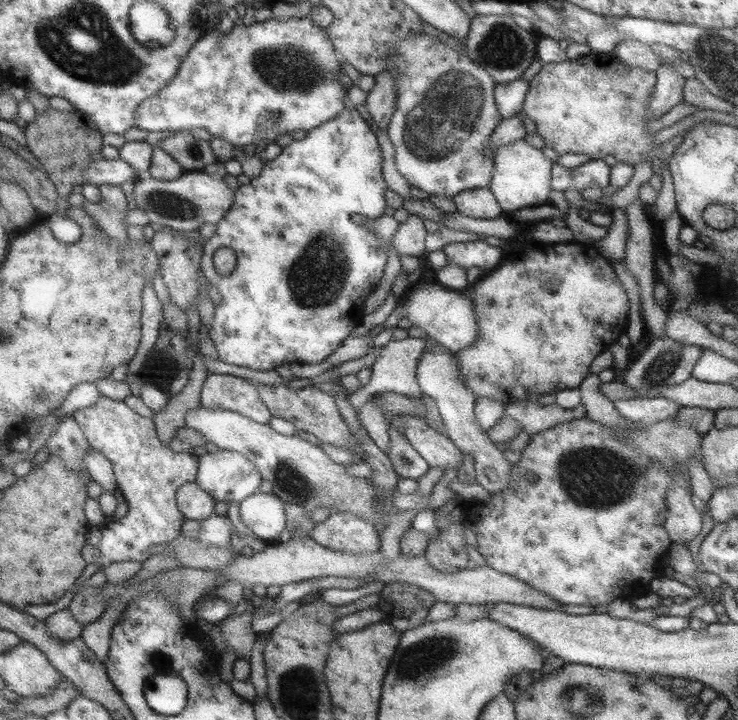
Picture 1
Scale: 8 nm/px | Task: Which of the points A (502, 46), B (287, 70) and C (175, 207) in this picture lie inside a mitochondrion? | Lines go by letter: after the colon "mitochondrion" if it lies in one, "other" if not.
A: mitochondrion
B: mitochondrion
C: mitochondrion

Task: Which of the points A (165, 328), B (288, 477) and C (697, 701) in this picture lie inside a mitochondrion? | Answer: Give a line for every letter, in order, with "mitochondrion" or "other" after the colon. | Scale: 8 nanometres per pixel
A: other
B: mitochondrion
C: other

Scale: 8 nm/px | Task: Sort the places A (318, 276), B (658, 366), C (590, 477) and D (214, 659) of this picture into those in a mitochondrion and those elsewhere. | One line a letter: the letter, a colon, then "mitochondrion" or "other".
A: mitochondrion
B: mitochondrion
C: mitochondrion
D: other

